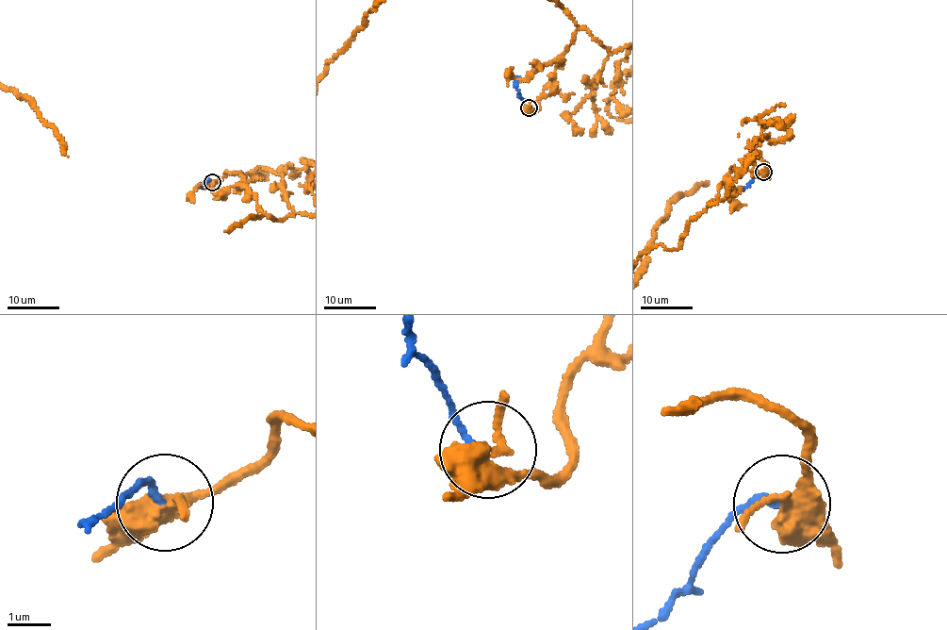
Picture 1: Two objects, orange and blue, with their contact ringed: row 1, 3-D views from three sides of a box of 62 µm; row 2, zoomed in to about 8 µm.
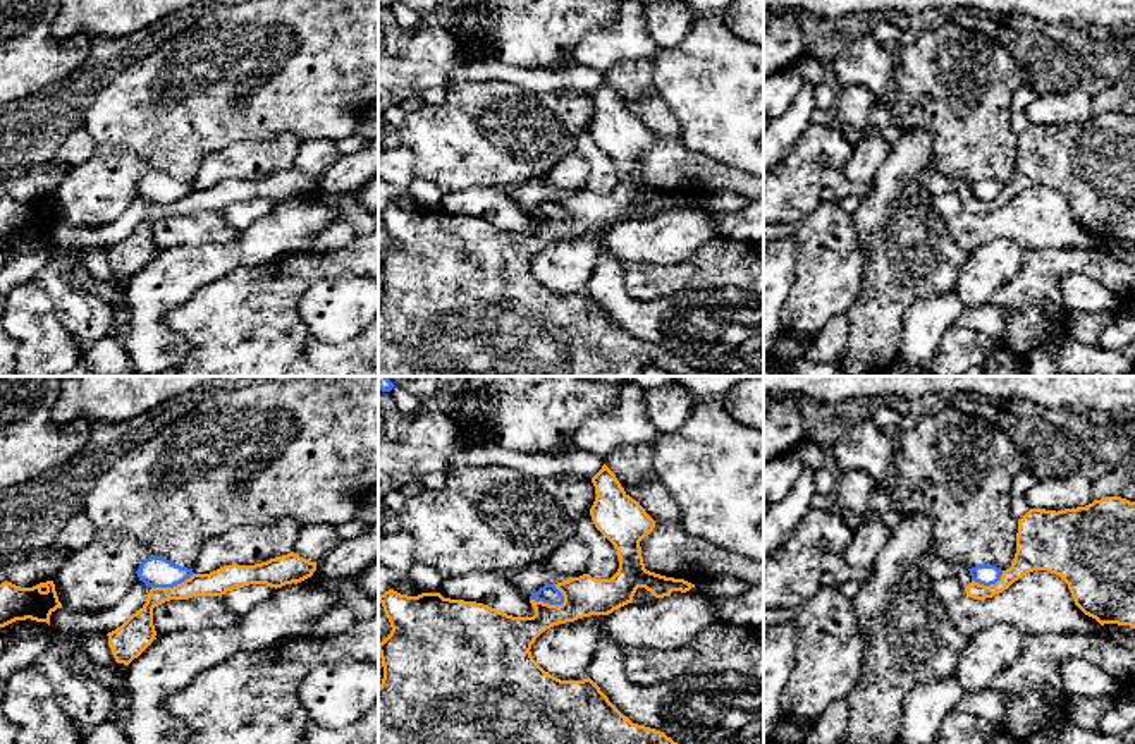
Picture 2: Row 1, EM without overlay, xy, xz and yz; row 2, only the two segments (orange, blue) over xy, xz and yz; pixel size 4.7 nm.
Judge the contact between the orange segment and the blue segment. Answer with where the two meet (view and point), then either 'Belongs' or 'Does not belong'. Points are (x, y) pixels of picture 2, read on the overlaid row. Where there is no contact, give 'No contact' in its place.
Touches orange at xz (547, 603). Does not belong

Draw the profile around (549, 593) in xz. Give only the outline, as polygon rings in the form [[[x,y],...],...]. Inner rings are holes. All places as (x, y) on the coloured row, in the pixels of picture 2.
[[[545,584],[538,591],[535,591],[530,596],[530,600],[543,601],[543,603],[549,603],[549,605],[562,605],[564,603],[562,593],[554,584]]]

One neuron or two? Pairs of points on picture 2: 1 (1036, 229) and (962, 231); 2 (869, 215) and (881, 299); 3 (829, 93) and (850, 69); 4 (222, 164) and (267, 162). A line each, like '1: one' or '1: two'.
1: one
2: one
3: two
4: one

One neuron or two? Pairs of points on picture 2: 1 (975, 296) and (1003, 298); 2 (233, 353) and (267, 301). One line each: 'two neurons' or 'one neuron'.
1: two neurons
2: one neuron

